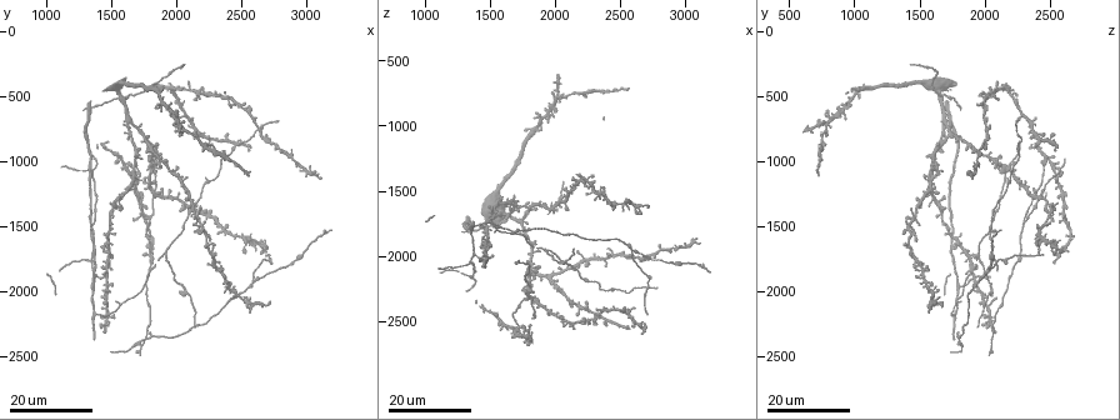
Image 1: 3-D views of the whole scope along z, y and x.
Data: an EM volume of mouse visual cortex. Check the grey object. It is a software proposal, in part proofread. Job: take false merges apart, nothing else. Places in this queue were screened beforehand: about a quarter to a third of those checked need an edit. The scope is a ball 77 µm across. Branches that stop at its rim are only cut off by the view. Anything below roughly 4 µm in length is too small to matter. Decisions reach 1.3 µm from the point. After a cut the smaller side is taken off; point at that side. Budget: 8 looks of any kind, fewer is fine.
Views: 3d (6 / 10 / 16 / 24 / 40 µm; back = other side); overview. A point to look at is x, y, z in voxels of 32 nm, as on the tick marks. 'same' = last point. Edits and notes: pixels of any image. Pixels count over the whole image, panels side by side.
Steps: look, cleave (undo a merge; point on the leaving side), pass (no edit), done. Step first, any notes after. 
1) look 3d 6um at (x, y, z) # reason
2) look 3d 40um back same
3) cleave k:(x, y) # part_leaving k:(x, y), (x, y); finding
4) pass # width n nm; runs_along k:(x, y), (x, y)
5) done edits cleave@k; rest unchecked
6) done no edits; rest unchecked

look 3d 16um at (1800, 1440, 2300) # three-way junction

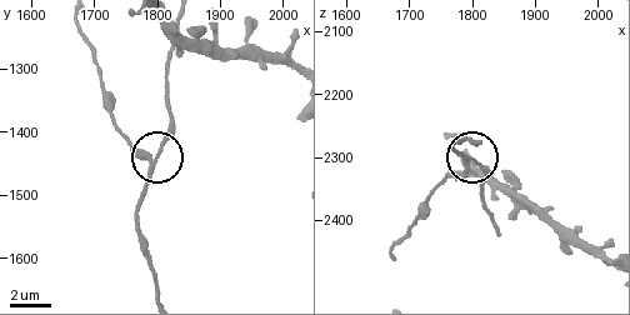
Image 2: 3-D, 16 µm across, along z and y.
look 3d 10um at (1790, 1445, 2320) # zoom in

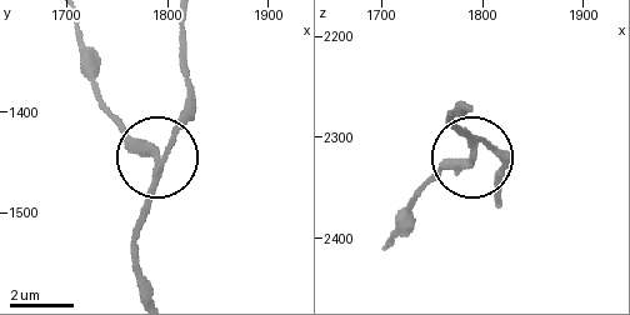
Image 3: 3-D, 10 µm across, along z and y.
pass # width 240 nm; one neuron here

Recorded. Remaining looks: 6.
look 3d 24um at (2600, 1900, 1960) # a fork

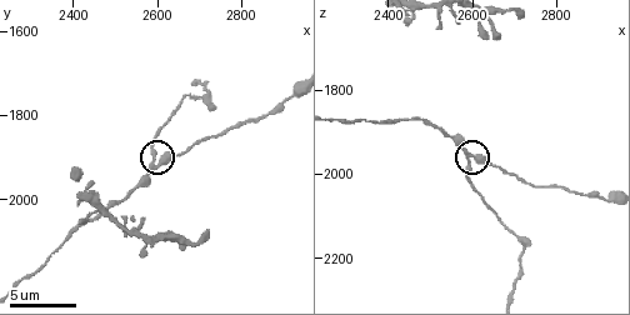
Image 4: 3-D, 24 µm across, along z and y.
look 3d 6um at (2595, 1925, 1960)

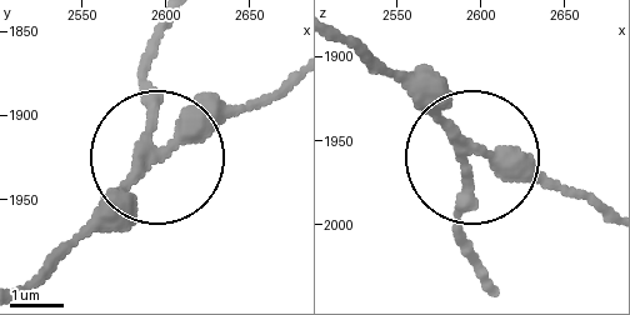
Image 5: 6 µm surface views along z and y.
cleave 5:(149, 109) # width 250 nm; part_leaving 5:(139, 161), (156, 31); two neurons meet here

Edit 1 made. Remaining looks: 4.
look overview # see it whole again

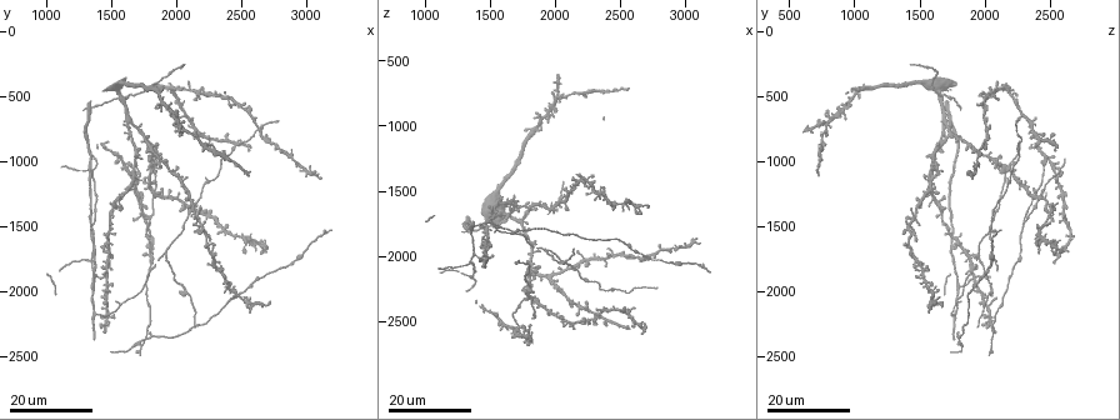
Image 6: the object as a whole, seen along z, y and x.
look 3d 16um at (1580, 520, 1680)

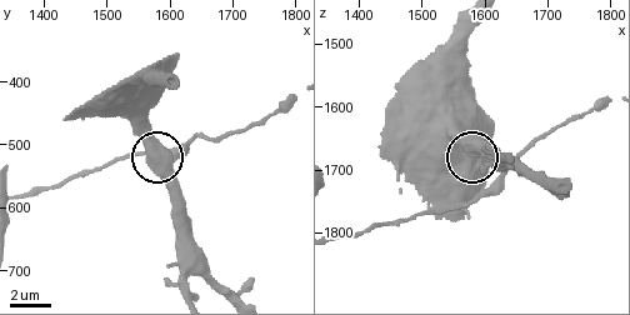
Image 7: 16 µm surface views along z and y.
look 3d 6um same

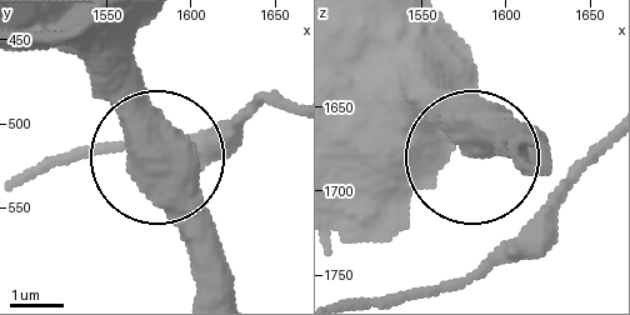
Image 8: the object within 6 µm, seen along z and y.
look 3d 6um back same

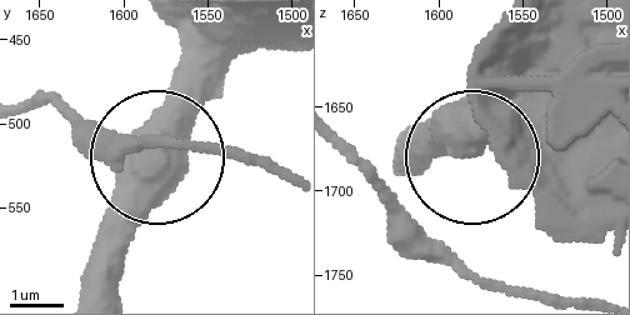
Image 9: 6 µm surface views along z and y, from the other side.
pass # runs_along 9:(398, 144), (470, 153), (389, 233); all the same neuron

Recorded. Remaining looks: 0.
done edits cleave@5; rest unchecked

